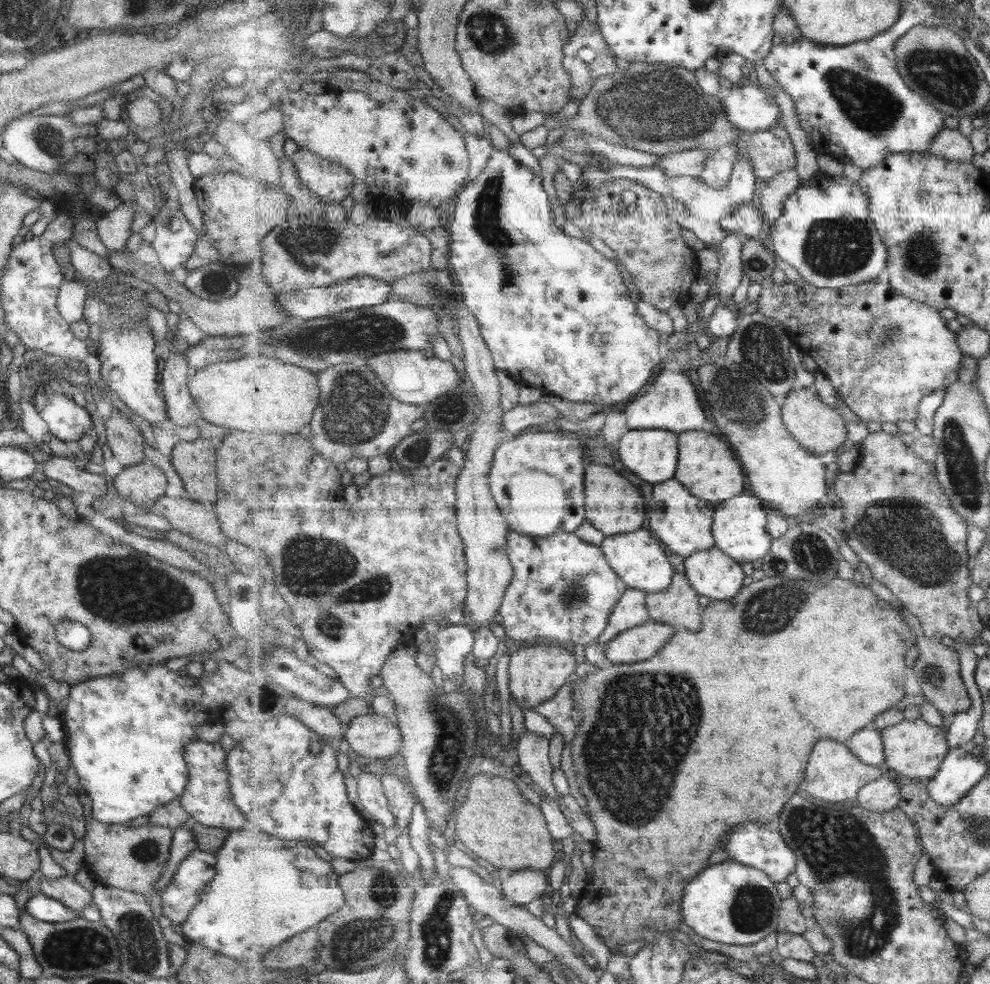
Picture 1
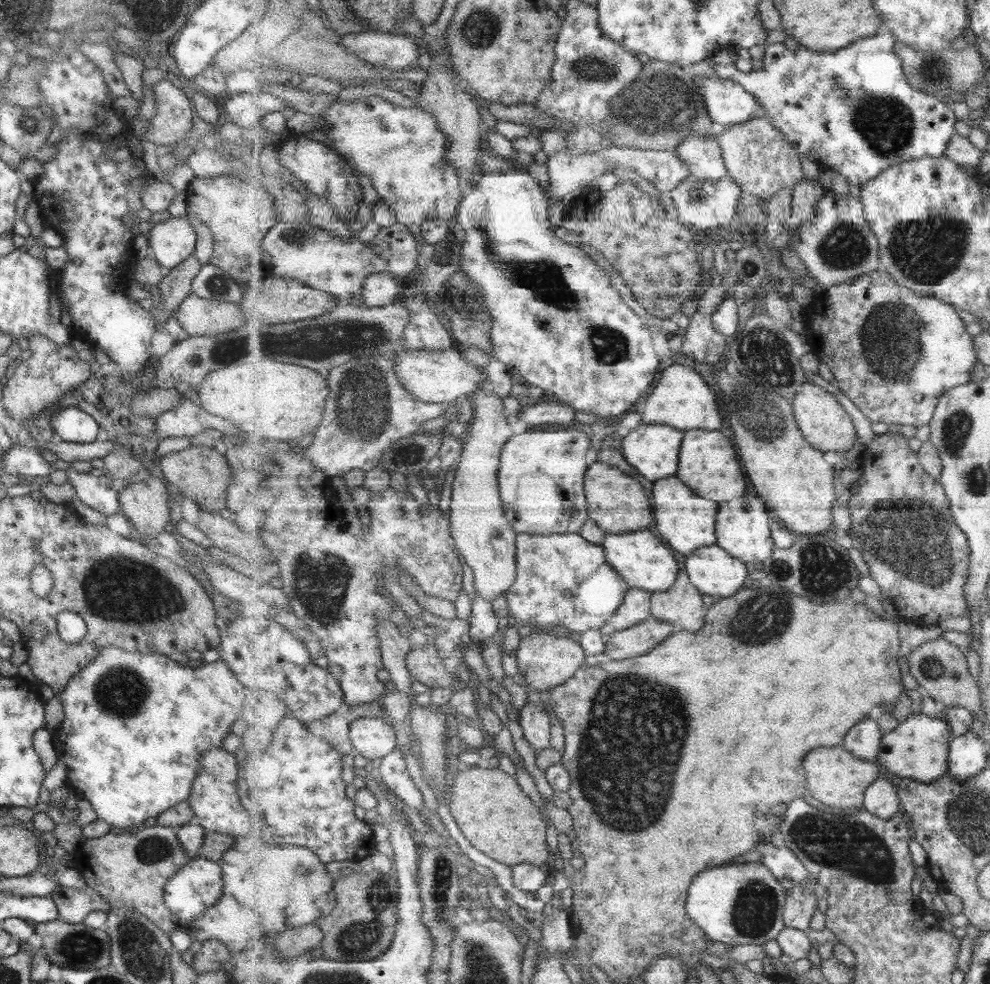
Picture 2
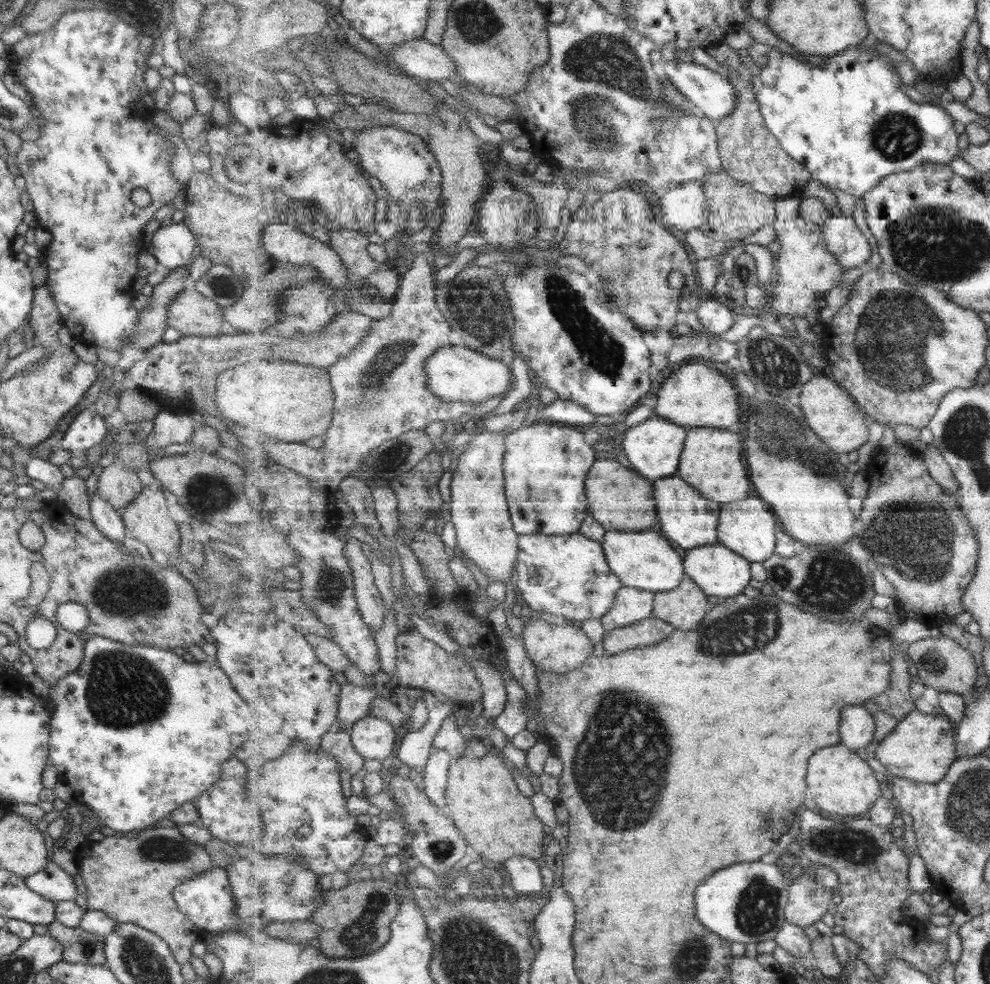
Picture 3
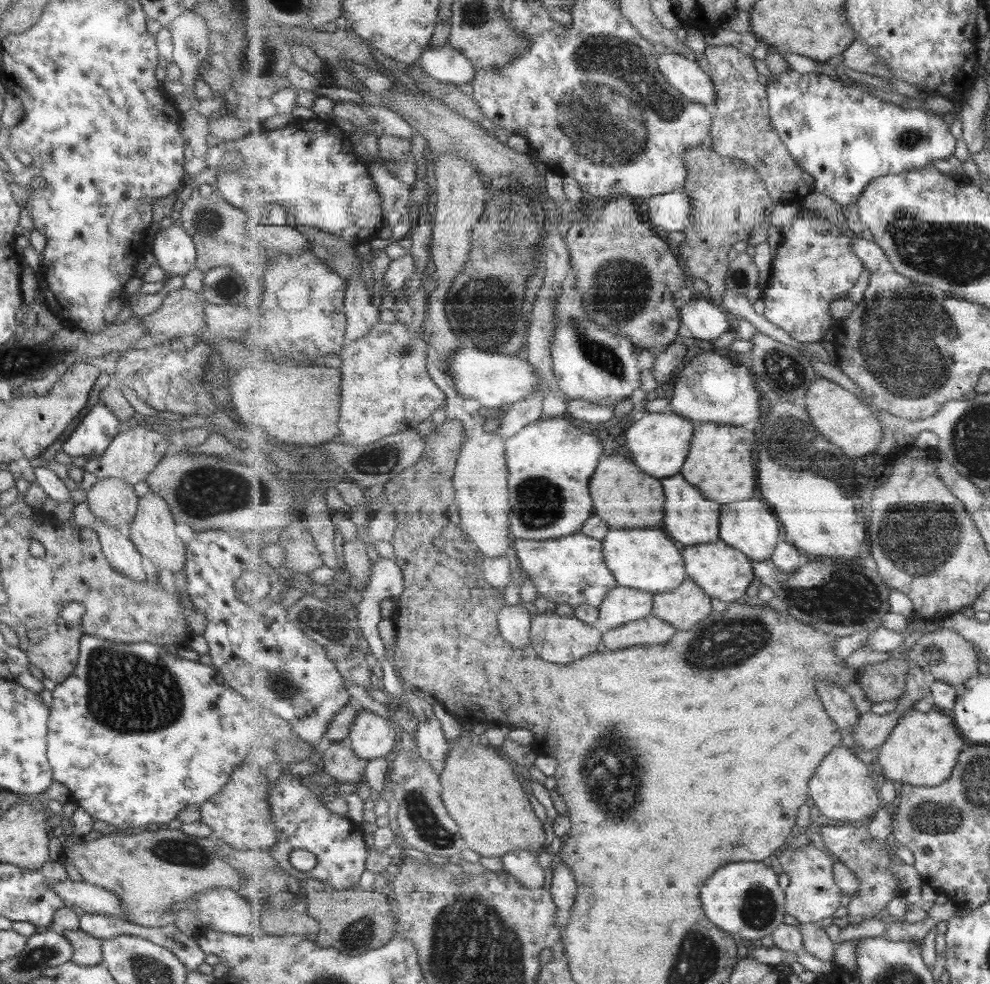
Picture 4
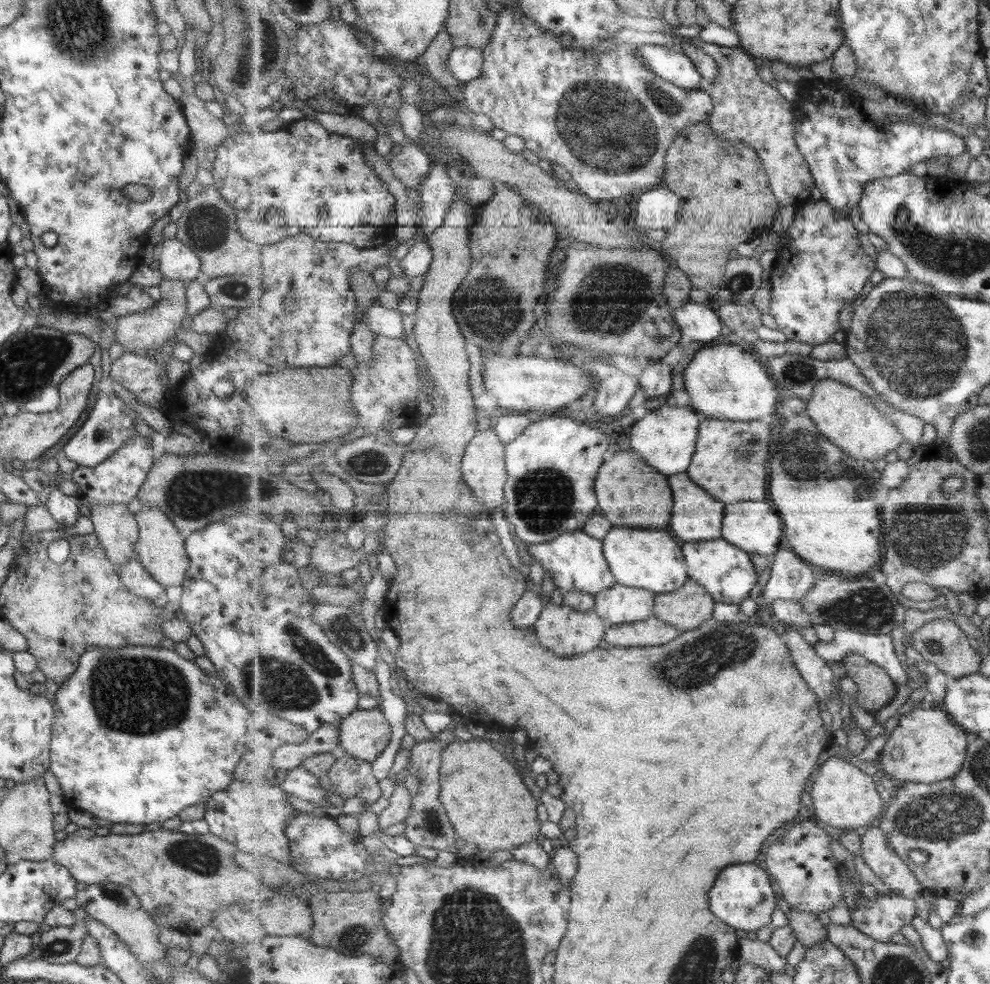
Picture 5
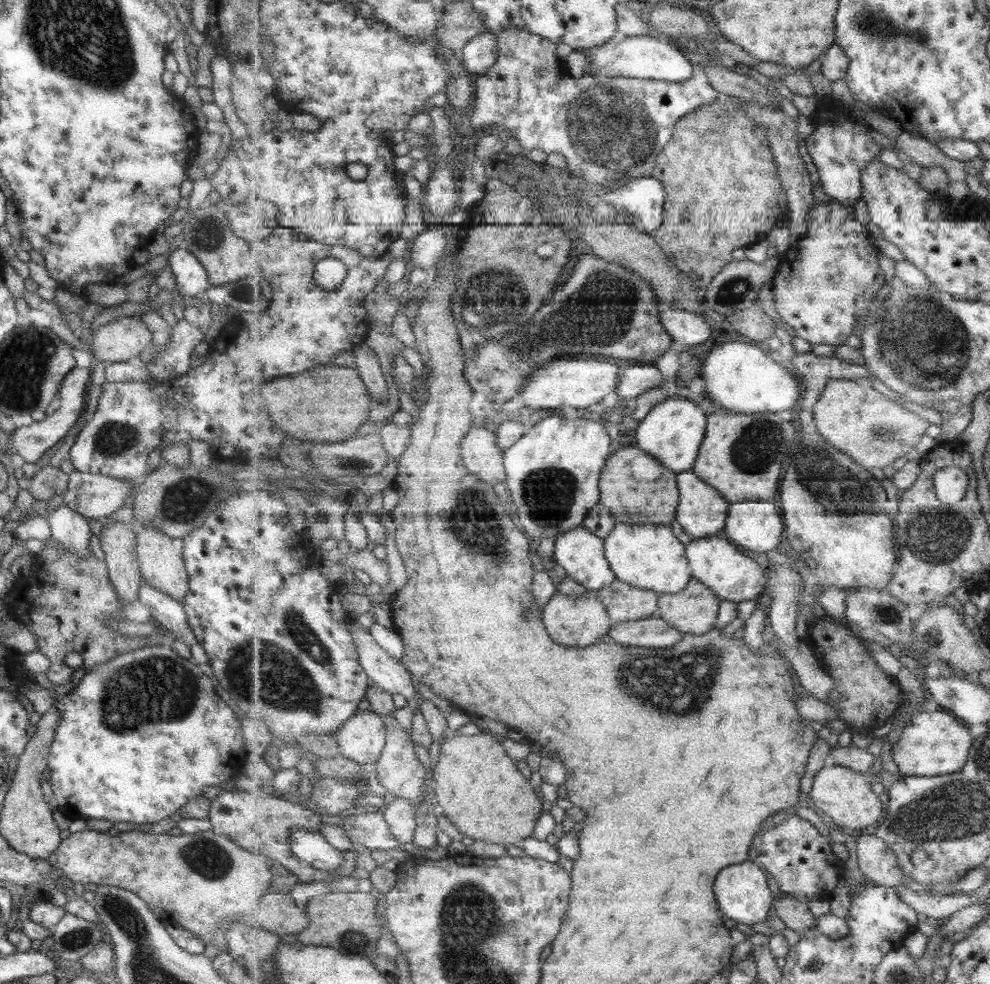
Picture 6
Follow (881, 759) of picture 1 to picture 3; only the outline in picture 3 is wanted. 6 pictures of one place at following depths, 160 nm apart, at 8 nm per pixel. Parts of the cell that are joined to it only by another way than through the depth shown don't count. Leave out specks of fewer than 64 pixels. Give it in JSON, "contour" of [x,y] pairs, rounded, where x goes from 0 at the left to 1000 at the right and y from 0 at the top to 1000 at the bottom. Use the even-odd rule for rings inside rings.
{"contour":[[[856,716],[851,724],[848,745],[849,756],[862,762],[876,760],[883,754],[884,729],[872,716]]]}

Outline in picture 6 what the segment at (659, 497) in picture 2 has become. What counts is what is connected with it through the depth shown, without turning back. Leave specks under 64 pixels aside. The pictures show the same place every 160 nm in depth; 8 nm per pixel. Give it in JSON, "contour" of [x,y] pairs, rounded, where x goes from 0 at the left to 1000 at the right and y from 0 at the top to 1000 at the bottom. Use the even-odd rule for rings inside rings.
{"contour":[[[699,478],[687,480],[685,484],[688,512],[684,529],[692,541],[706,548],[731,539],[739,510]]]}

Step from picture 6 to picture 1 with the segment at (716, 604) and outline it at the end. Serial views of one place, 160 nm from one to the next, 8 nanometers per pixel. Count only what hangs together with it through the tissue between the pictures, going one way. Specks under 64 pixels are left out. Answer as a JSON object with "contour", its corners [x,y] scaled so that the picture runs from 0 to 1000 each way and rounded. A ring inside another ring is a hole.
{"contour":[[[684,582],[674,600],[654,604],[658,630],[706,642],[711,636],[711,618],[706,606],[695,585]]]}

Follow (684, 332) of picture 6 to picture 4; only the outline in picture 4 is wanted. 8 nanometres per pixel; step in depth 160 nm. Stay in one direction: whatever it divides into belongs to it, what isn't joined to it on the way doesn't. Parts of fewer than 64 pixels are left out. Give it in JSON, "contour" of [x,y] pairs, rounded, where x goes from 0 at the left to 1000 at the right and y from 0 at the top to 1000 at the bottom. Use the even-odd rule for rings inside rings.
{"contour":[[[712,301],[701,302],[698,308],[687,313],[687,319],[690,328],[694,331],[694,339],[704,345],[719,347],[728,343],[732,337],[740,333],[735,317]]]}

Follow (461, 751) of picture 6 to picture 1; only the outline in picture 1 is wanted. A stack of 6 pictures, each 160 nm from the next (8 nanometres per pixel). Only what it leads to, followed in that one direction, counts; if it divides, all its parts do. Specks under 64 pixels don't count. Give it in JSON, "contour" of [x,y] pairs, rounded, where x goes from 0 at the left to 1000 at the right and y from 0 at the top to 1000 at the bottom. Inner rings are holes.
{"contour":[[[482,786],[476,793],[472,815],[462,820],[460,848],[467,861],[494,874],[502,883],[536,882],[553,886],[561,876],[560,852],[545,819],[537,817],[515,792]]]}

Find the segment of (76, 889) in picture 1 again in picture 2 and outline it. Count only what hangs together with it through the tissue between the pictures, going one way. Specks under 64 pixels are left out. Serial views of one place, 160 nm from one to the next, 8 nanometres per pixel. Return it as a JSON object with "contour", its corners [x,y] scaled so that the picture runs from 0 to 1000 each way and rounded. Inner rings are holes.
{"contour":[[[58,899],[49,913],[56,919],[58,934],[68,939],[82,939],[90,928],[112,925],[110,919],[98,911],[98,907],[88,901],[86,904],[72,904]]]}

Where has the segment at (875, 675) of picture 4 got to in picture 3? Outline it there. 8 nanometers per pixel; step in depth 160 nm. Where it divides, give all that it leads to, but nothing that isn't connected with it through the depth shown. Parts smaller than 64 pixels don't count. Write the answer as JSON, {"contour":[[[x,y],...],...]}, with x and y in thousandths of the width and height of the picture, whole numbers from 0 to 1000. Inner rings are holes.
{"contour":[[[912,661],[904,664],[901,670],[901,694],[896,704],[886,707],[882,714],[886,715],[889,722],[898,725],[909,733],[919,724],[926,722],[922,709],[920,709],[920,685],[919,672]]]}

